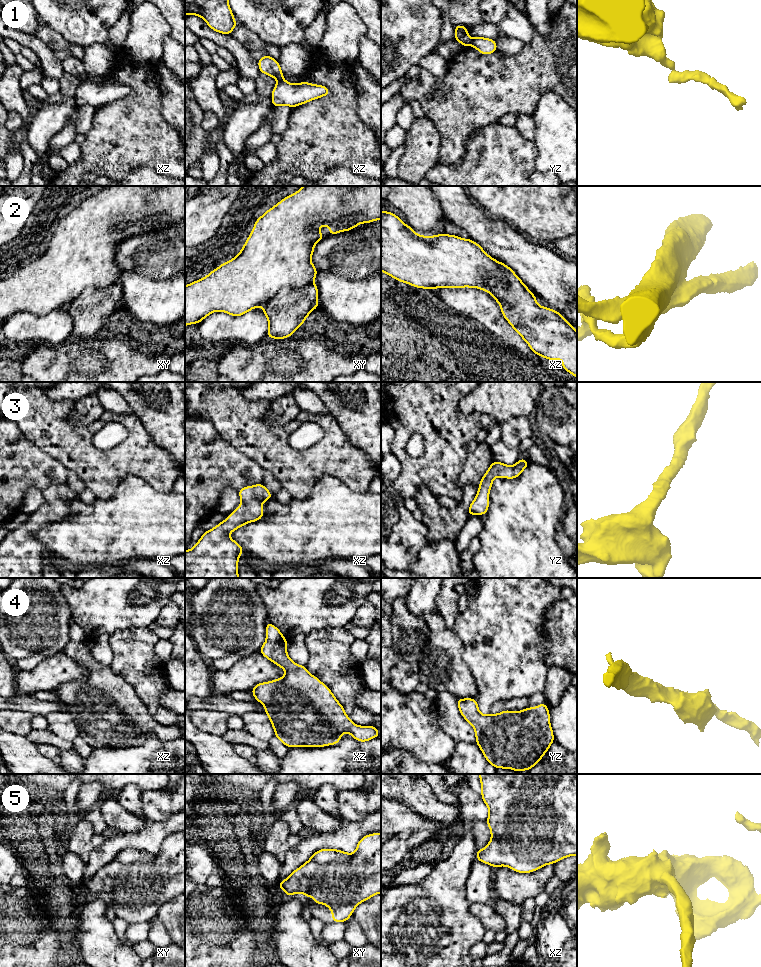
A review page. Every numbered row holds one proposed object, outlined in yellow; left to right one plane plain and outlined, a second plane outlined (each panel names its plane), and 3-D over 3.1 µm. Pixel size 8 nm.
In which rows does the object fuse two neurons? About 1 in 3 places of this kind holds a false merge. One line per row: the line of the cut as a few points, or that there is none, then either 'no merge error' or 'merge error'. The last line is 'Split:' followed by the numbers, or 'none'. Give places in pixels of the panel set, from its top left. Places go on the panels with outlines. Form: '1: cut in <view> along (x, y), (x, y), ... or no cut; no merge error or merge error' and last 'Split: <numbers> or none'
1: cut in yz along (472, 39), (470, 44); merge error
2: cut in xy along (312, 282), (300, 287), (282, 288), (261, 305); merge error
3: no cut; no merge error
4: no cut; no merge error
5: no cut; no merge error
Split: 1, 2

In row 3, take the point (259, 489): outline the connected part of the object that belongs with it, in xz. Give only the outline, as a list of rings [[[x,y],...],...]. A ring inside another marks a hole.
[[[262,483],[244,487],[238,490],[238,493],[240,506],[227,519],[213,529],[205,531],[191,550],[185,550],[185,578],[239,578],[238,559],[244,551],[241,545],[229,537],[229,534],[249,522],[260,520],[264,515],[263,502],[273,496]]]

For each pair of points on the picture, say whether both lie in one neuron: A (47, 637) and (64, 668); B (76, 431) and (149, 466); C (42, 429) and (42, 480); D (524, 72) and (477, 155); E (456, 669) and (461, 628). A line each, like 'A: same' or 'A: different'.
A: different
B: same
C: different
D: different
E: different

